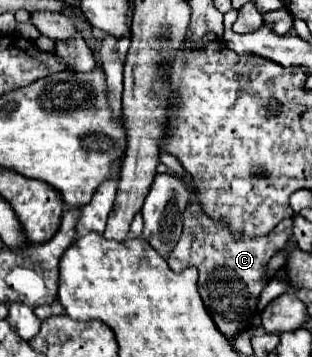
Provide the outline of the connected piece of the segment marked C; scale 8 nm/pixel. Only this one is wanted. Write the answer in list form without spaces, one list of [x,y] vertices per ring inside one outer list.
[[[191,203],[183,215],[183,235],[169,255],[167,263],[177,273],[187,267],[199,269],[199,293],[201,299],[213,317],[217,329],[231,339],[251,321],[257,311],[257,301],[261,291],[265,289],[265,265],[267,261],[279,253],[287,241],[291,239],[291,219],[281,221],[269,235],[259,239],[235,239],[227,233],[227,227],[219,221],[211,221],[203,215],[197,203]]]

